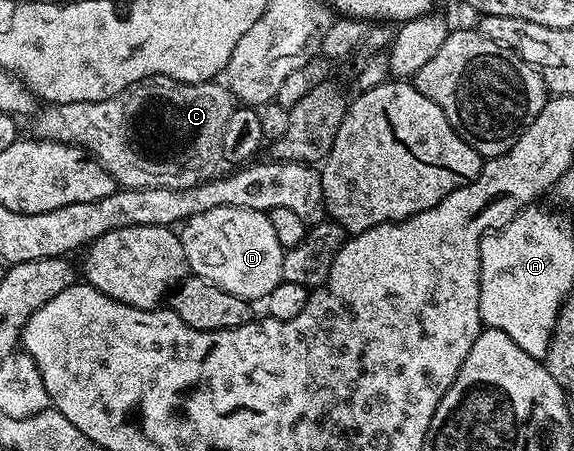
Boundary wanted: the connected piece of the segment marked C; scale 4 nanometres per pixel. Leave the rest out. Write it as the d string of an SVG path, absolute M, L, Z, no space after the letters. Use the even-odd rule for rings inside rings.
M154 74L152 78L142 78L117 96L100 102L74 102L61 104L52 102L36 109L30 119L30 133L44 142L60 142L66 146L78 146L95 161L100 162L115 177L120 187L129 190L141 188L193 188L208 182L220 173L224 165L221 136L225 132L225 120L233 116L237 100L222 81L178 82L169 76ZM151 121L151 142L143 142L139 135L139 125Z

